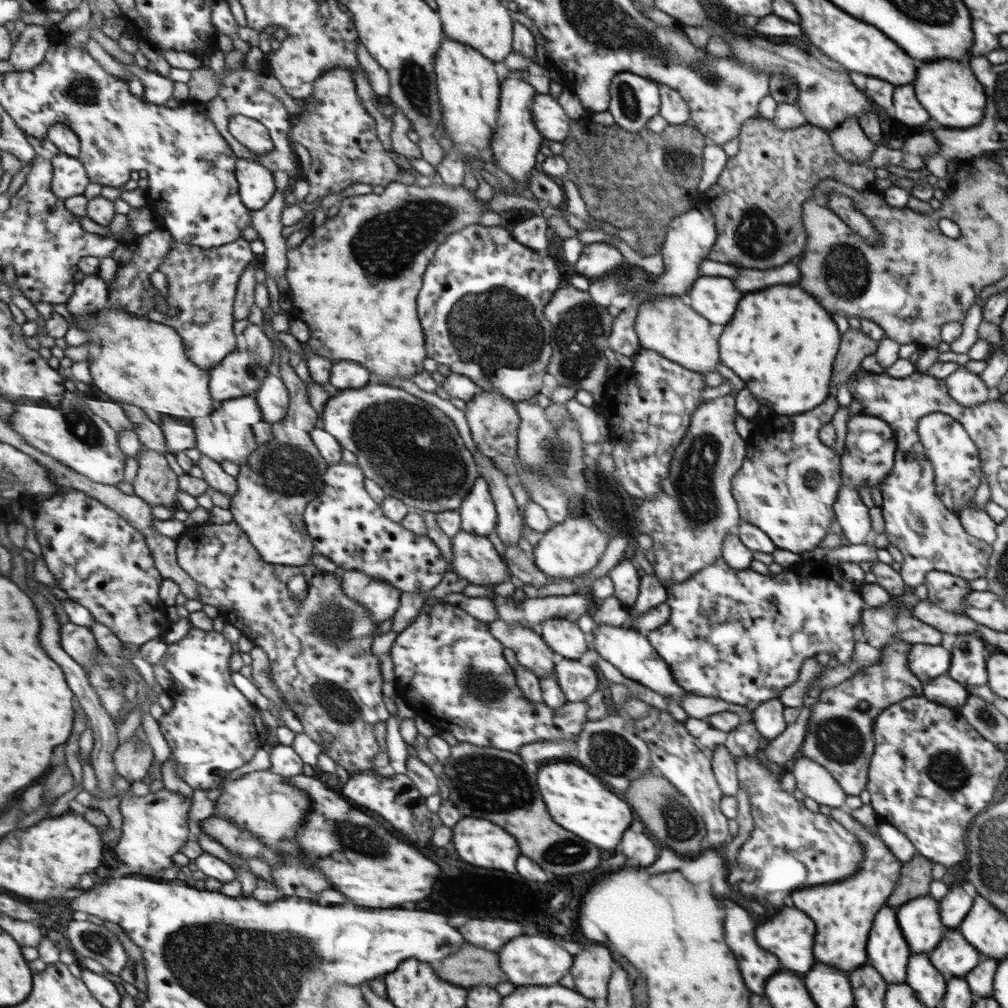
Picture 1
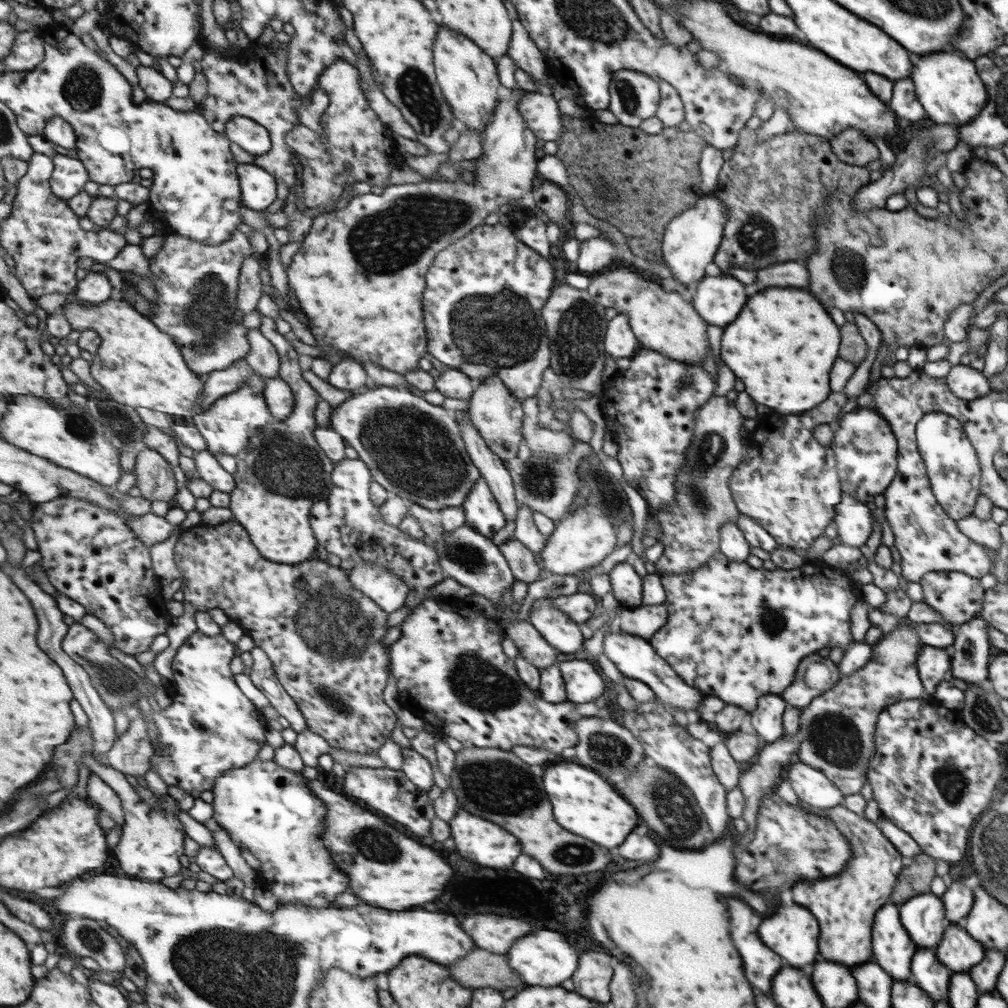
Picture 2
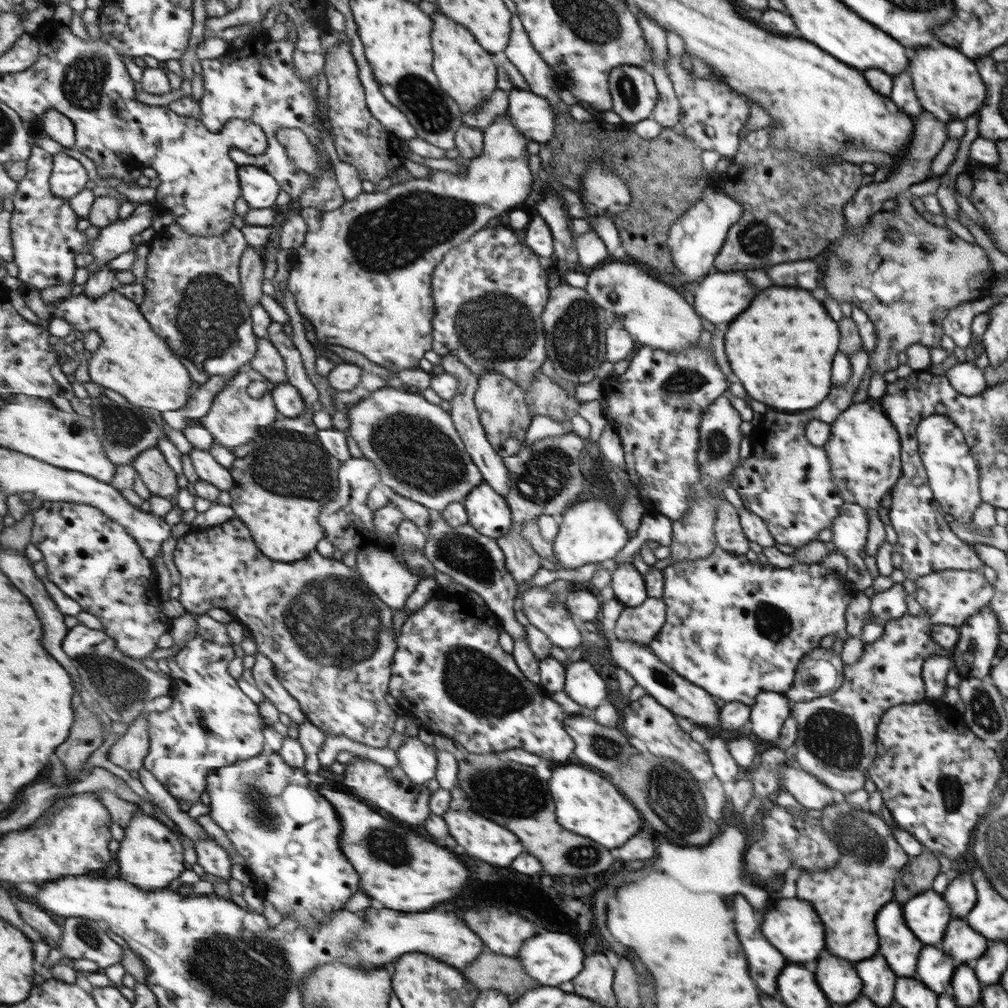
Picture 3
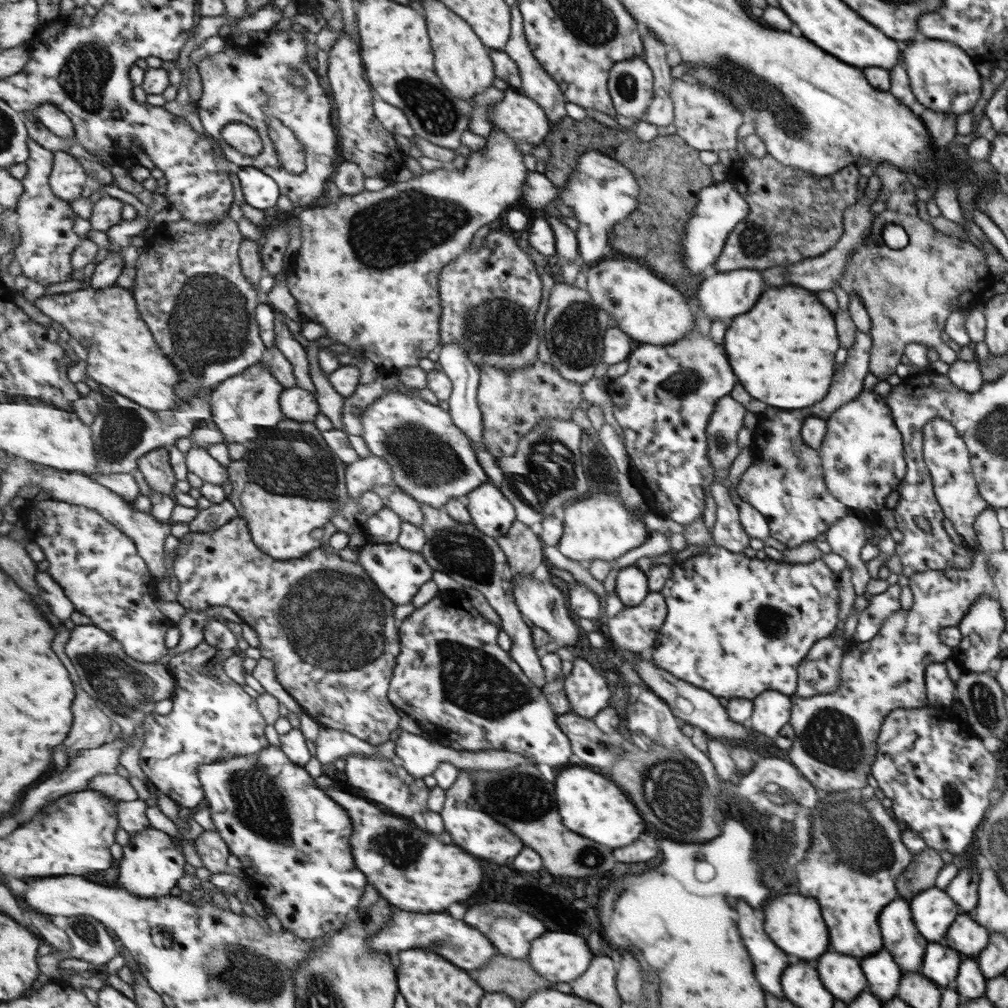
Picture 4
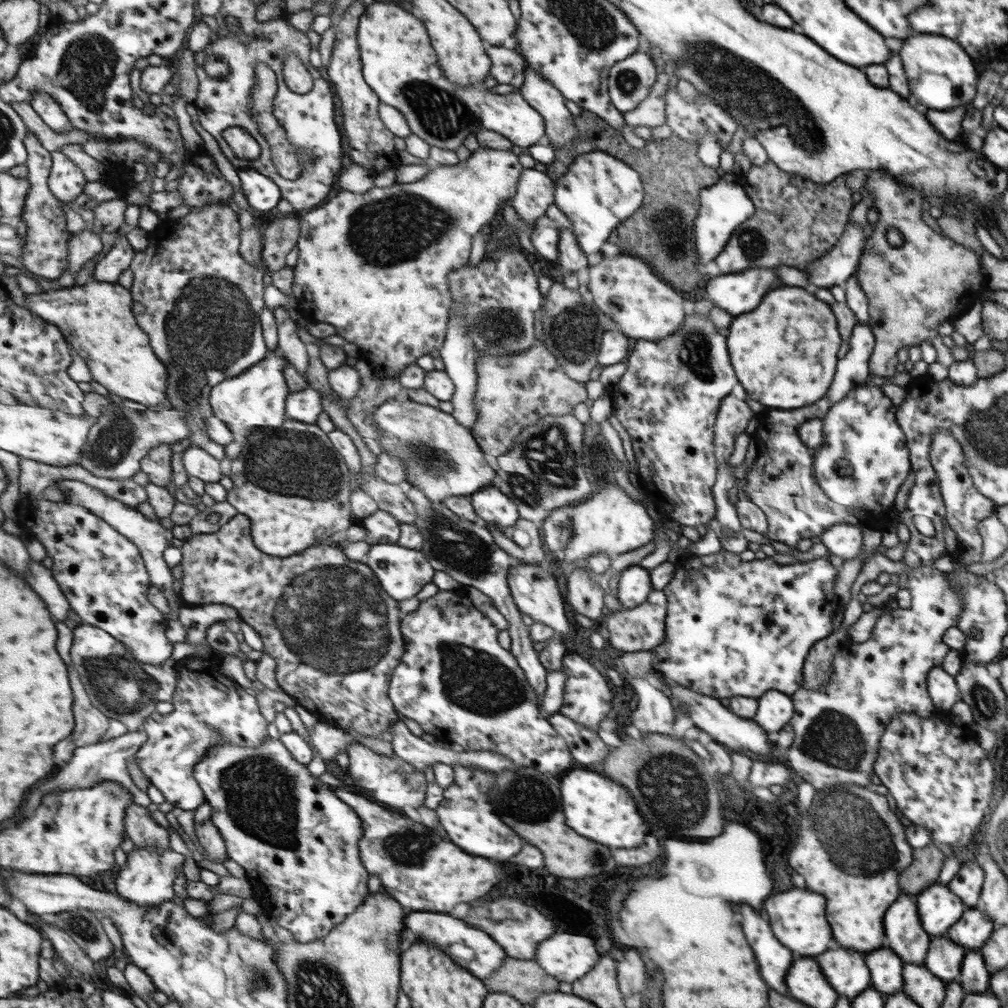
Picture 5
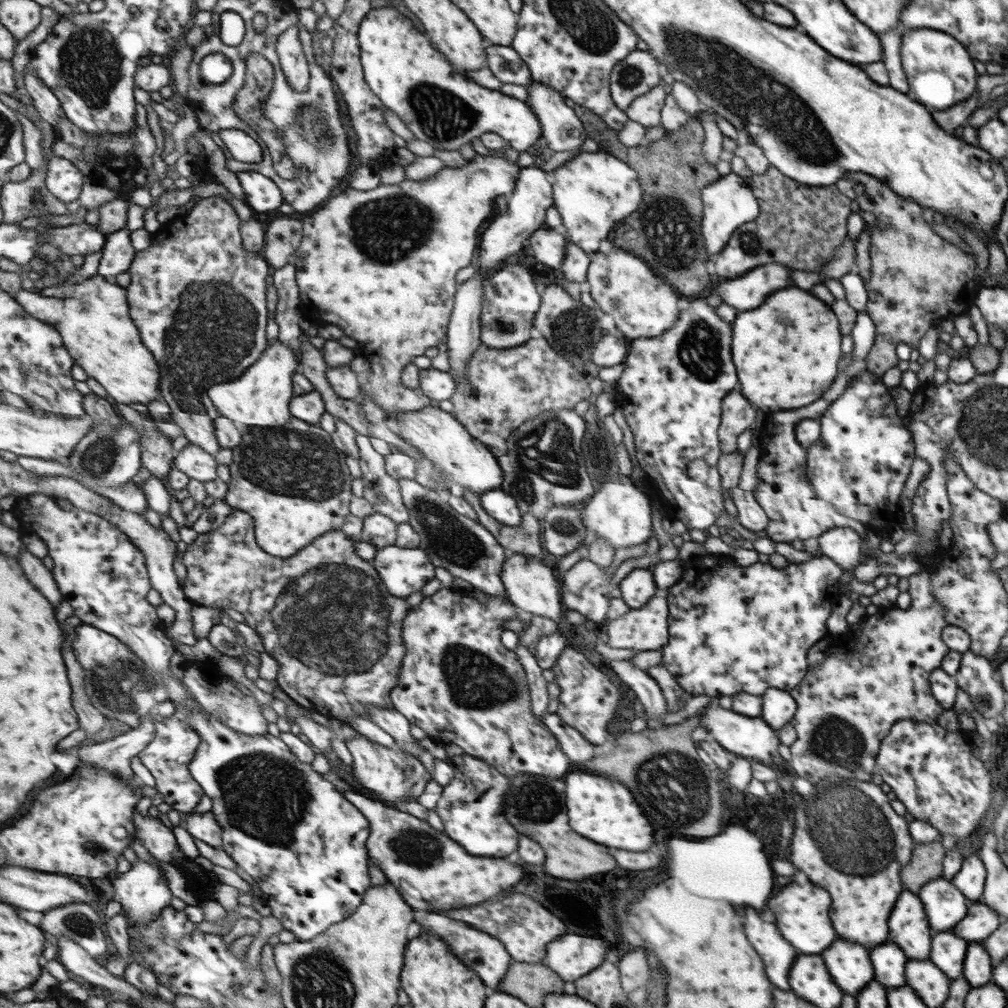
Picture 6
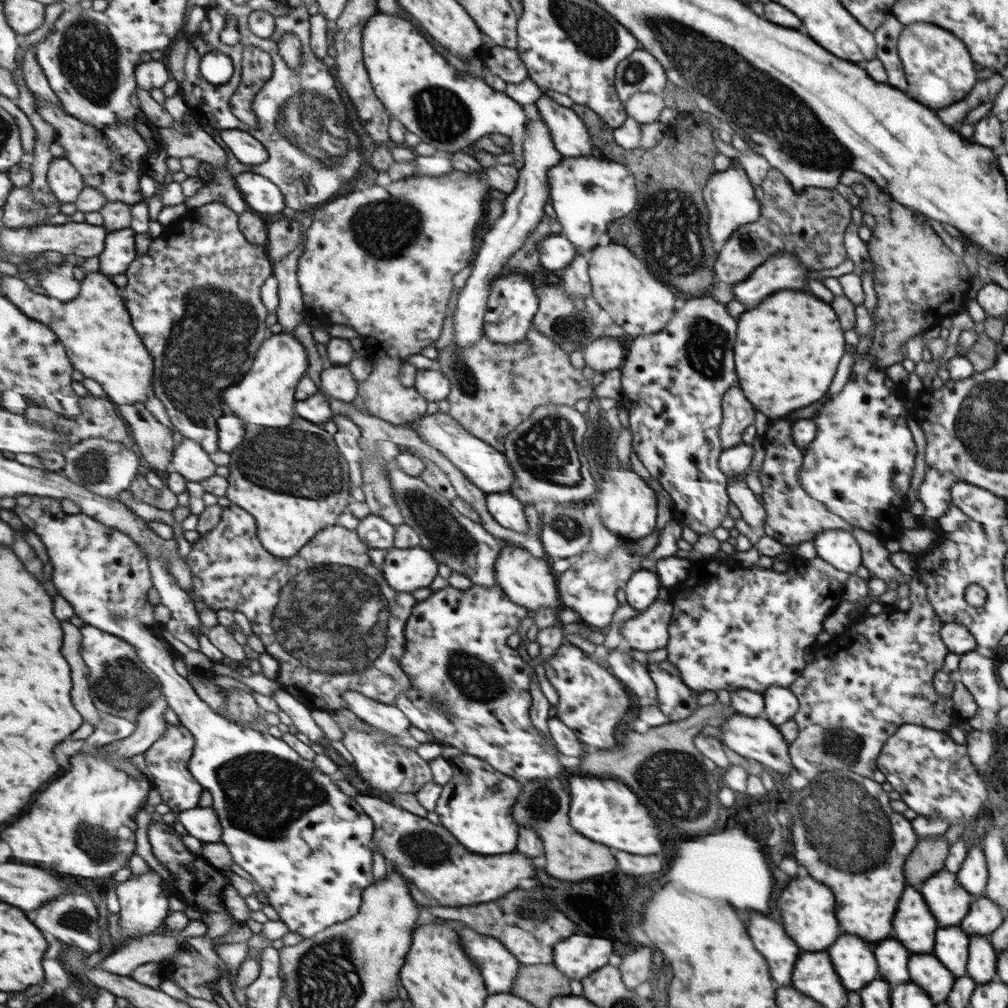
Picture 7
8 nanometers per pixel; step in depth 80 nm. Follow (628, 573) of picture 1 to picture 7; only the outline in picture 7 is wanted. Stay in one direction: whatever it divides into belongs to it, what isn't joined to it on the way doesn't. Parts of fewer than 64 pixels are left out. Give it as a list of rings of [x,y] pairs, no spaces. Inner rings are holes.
[[[643,569],[636,570],[626,582],[625,602],[629,607],[641,611],[655,601],[659,590],[659,577],[653,572]]]

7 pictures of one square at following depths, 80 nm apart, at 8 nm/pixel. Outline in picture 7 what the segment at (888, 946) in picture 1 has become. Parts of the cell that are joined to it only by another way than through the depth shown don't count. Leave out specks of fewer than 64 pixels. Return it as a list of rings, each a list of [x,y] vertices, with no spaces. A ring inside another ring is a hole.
[[[912,886],[905,889],[897,924],[893,924],[891,937],[912,953],[931,953],[938,930],[936,918],[929,912],[924,897]]]

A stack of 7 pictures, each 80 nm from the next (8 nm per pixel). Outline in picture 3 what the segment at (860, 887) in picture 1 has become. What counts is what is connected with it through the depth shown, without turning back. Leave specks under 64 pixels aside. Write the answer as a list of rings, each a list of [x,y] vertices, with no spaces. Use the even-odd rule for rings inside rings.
[[[834,792],[836,801],[821,810],[819,810],[819,820],[821,827],[825,829],[825,833],[837,840],[839,848],[841,848],[841,860],[837,864],[833,864],[833,868],[825,868],[825,870],[817,870],[817,872],[805,872],[800,870],[799,878],[796,879],[797,890],[795,896],[799,900],[813,900],[813,904],[817,904],[817,912],[821,912],[821,920],[825,920],[825,928],[829,928],[829,952],[833,956],[841,956],[842,959],[853,962],[871,958],[877,954],[877,934],[875,930],[875,915],[877,910],[894,898],[893,878],[895,872],[903,870],[903,864],[907,862],[905,851],[900,847],[894,836],[891,836],[891,828],[877,816],[869,812],[869,810],[859,810],[853,808],[847,803],[846,795]]]

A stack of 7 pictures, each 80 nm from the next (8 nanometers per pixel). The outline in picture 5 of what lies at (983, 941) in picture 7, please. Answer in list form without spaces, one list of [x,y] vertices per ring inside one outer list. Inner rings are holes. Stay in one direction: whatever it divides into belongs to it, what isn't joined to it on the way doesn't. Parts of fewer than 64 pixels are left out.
[[[965,950],[957,980],[965,994],[980,993],[988,988],[990,974],[979,950]]]

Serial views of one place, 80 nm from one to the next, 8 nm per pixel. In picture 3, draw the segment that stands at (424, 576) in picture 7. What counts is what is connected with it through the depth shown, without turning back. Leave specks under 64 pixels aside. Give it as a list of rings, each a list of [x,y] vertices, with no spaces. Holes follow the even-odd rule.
[[[368,548],[357,556],[358,574],[362,576],[362,582],[365,583],[371,591],[377,593],[381,600],[391,609],[403,610],[405,601],[409,600],[409,596],[415,592],[415,588],[419,586],[419,582],[423,577],[412,571],[400,558],[391,551],[380,548]]]

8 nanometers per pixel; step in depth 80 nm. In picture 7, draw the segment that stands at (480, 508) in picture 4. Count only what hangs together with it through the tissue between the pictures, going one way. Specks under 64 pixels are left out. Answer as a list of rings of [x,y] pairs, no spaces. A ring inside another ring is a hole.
[[[491,493],[487,500],[488,511],[501,526],[515,532],[529,532],[525,505],[513,493]]]

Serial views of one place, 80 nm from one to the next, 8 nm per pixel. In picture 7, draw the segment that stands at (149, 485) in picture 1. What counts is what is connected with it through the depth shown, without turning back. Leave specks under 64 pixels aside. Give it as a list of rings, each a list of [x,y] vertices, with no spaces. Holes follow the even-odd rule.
[[[118,404],[117,409],[132,431],[133,442],[140,450],[143,462],[153,470],[167,471],[176,448],[174,431],[161,424],[145,407]]]

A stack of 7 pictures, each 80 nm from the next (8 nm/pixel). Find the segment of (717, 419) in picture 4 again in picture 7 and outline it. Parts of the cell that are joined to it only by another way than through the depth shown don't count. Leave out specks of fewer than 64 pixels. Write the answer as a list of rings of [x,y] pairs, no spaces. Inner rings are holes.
[[[729,388],[723,394],[720,402],[722,408],[721,424],[718,428],[718,437],[724,449],[733,448],[741,442],[743,430],[753,424],[753,408],[743,398],[739,388]]]

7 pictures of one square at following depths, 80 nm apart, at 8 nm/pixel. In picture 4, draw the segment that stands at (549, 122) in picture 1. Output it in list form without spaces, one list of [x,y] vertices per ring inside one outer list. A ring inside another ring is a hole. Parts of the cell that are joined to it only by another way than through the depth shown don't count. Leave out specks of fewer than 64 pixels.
[[[517,88],[505,90],[505,98],[492,110],[491,124],[508,132],[516,142],[528,141],[543,145],[549,133],[549,120],[544,108],[536,100]]]

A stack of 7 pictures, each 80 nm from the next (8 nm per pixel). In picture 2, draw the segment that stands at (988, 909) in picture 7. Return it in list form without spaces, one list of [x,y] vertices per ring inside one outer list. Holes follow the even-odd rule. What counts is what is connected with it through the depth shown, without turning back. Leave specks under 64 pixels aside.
[[[949,923],[944,939],[934,948],[937,960],[950,972],[964,972],[977,964],[984,955],[984,948],[975,942],[962,924]]]

